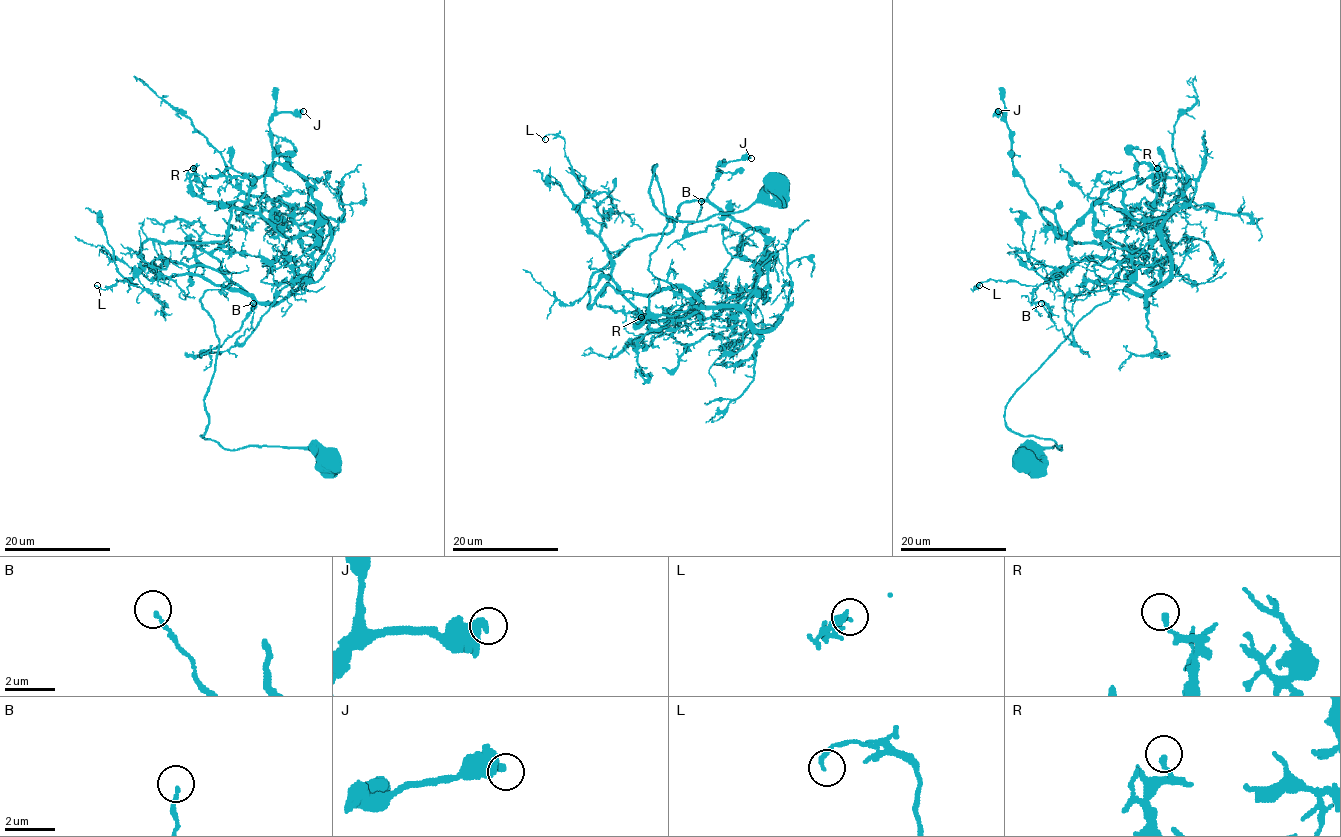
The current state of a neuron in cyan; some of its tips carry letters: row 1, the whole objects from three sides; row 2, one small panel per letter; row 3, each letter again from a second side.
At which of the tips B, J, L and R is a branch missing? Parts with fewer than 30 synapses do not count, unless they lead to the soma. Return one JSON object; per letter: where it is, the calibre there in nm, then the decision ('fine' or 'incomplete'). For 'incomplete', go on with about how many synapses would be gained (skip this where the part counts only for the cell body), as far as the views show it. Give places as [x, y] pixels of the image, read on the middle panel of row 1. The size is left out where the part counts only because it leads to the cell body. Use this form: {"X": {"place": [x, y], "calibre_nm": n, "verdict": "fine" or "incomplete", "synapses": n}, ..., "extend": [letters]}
{"B": {"place": [701, 201], "calibre_nm": 140, "verdict": "fine"}, "J": {"place": [751, 158], "calibre_nm": 440, "verdict": "fine"}, "L": {"place": [545, 139], "calibre_nm": 150, "verdict": "fine"}, "R": {"place": [641, 317], "calibre_nm": 200, "verdict": "fine"}, "extend": []}

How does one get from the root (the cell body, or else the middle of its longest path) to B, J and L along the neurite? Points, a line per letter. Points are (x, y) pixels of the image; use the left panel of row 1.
B: (331, 465), (202, 436), (218, 338), (201, 297), (281, 302), (311, 281), (287, 285), (239, 343), (253, 303)
J: (331, 465), (202, 436), (201, 297), (281, 302), (319, 247), (319, 212), (260, 211), (269, 121), (303, 111)
L: (331, 465), (202, 436), (218, 338), (201, 297), (251, 295), (162, 258), (137, 286), (97, 285)

